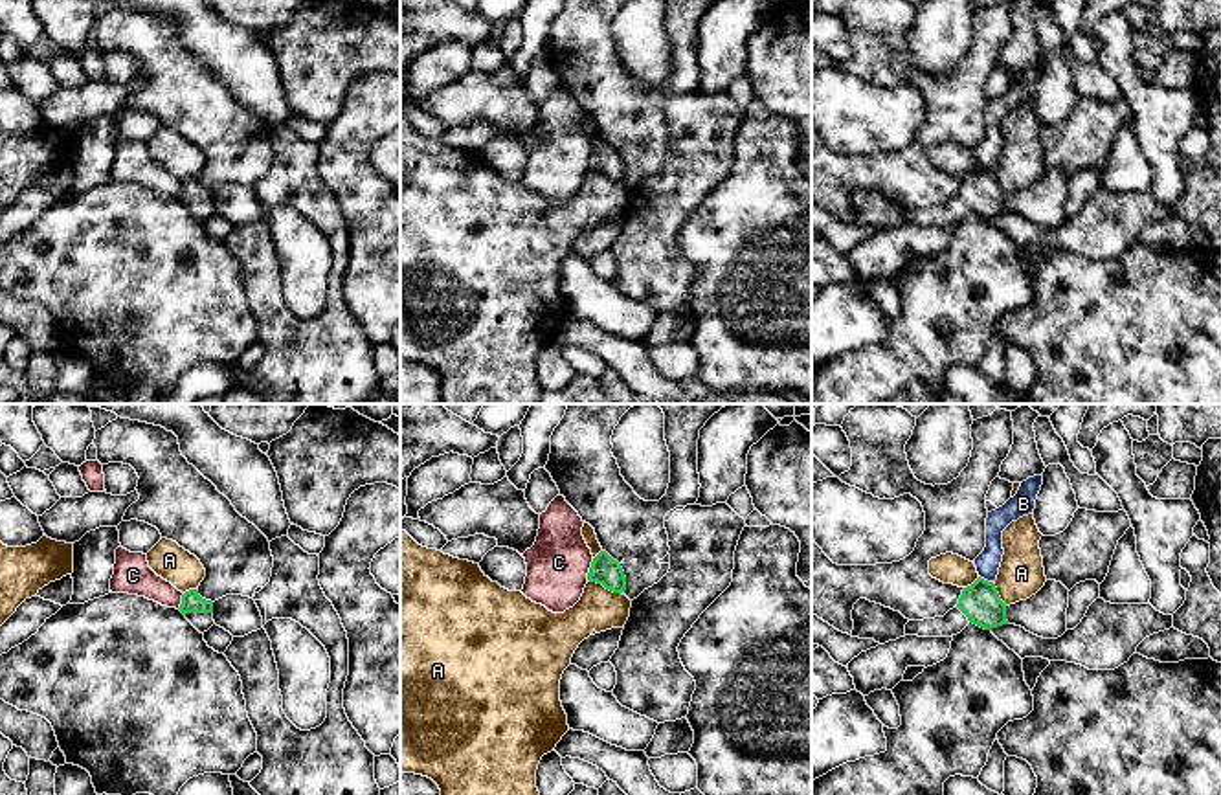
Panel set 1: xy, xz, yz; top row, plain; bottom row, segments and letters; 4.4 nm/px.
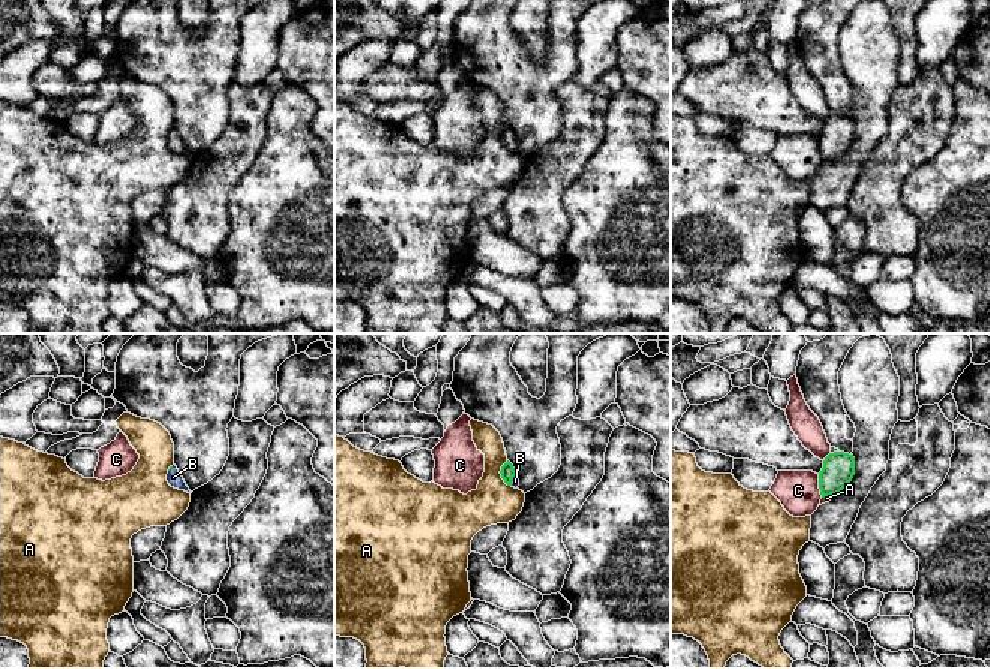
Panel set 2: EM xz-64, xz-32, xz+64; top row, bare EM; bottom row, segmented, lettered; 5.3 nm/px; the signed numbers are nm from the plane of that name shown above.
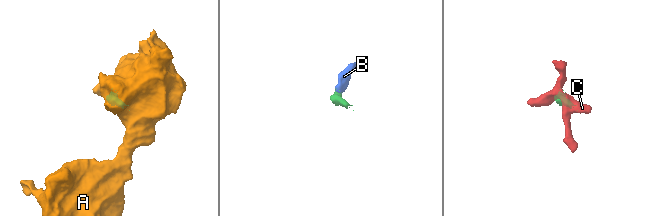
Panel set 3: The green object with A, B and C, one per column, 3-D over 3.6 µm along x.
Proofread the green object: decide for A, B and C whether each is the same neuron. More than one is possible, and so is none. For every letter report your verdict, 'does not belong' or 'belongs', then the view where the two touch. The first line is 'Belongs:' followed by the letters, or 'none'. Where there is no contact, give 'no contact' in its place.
Belongs: B
A: does not belong; meets green in xz
B: belongs; meets green in yz
C: does not belong; meets green in xz

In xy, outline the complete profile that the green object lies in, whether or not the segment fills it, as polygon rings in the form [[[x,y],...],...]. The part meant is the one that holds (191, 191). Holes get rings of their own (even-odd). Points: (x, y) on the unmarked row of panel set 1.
[[[189,178],[182,184],[182,193],[178,196],[185,207],[200,220],[207,220],[213,209],[213,191],[198,184],[198,178]]]

